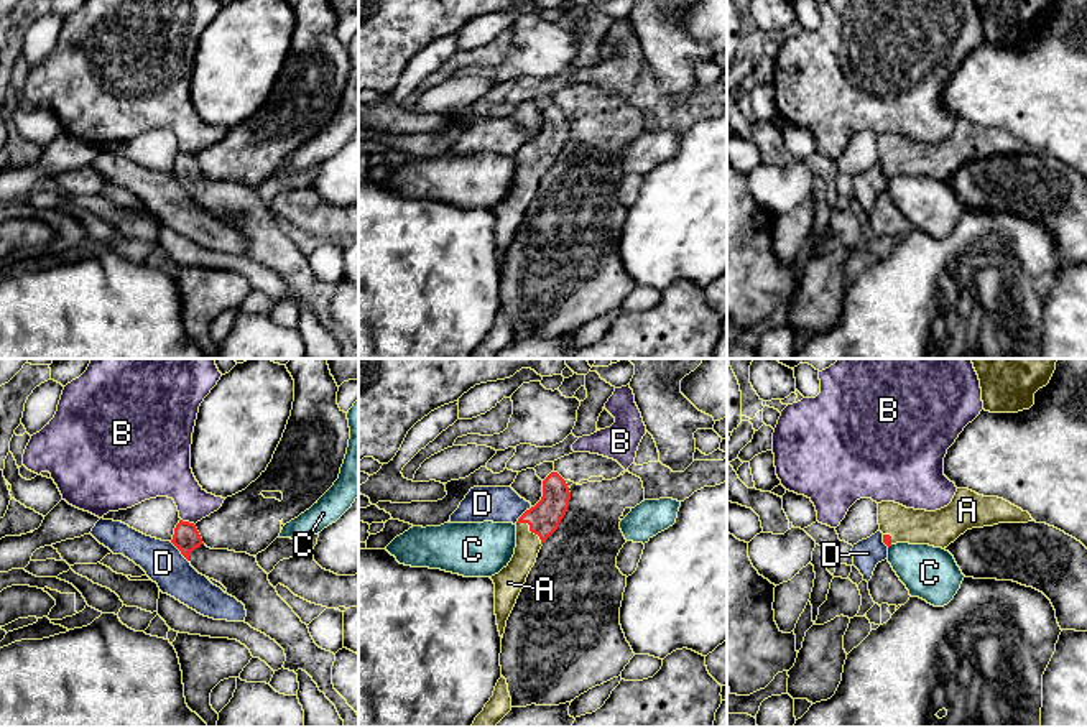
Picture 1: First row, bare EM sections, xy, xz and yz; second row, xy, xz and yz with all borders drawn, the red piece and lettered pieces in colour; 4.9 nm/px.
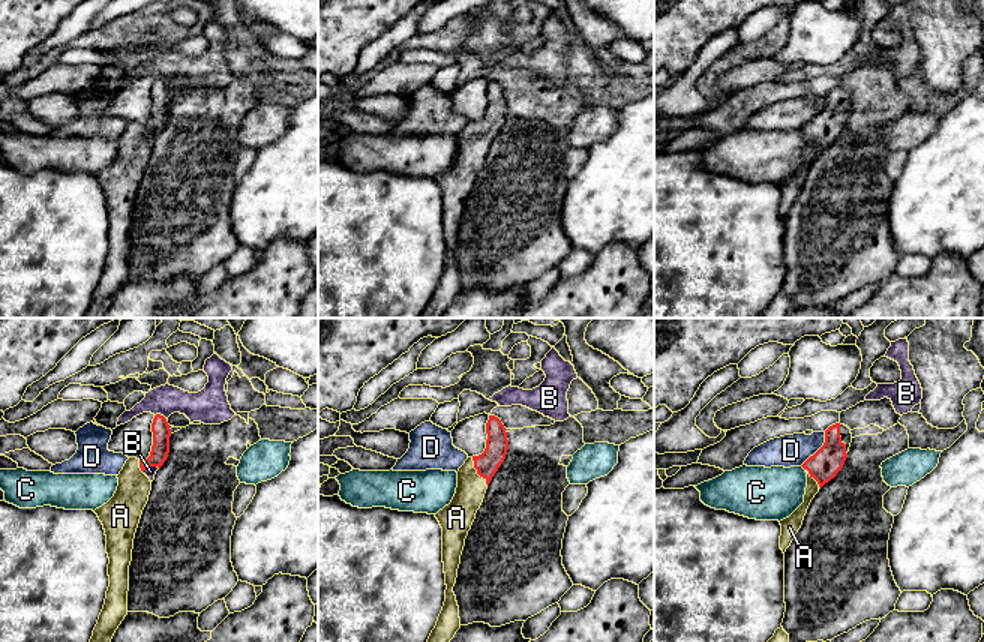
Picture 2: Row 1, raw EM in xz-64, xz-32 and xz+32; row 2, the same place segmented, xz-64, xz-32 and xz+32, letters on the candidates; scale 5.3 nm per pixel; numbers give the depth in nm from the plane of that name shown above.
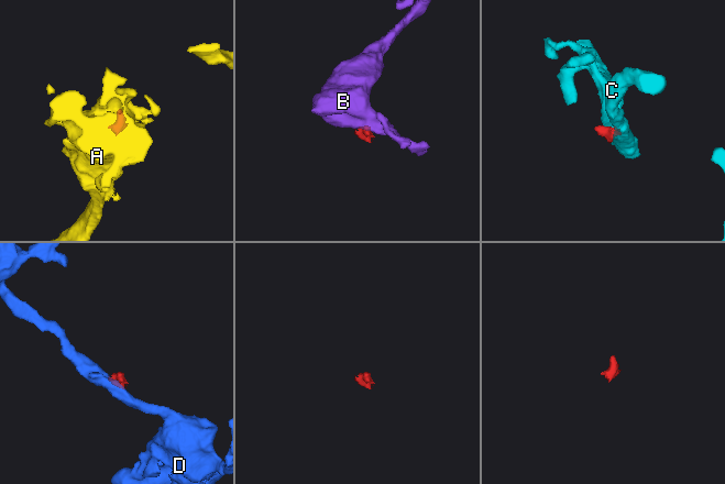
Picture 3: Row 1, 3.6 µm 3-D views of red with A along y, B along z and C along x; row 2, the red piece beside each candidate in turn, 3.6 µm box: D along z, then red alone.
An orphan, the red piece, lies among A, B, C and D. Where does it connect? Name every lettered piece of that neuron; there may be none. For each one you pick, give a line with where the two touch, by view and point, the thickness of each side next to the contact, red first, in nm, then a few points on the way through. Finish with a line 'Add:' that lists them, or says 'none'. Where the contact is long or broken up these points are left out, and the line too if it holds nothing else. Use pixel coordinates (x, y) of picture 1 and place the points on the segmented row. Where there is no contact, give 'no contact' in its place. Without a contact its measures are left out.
A: xz (530, 530) | 160/130 nm | across xz (545, 517), (530, 530), (525, 558), (512, 578)
Add: A

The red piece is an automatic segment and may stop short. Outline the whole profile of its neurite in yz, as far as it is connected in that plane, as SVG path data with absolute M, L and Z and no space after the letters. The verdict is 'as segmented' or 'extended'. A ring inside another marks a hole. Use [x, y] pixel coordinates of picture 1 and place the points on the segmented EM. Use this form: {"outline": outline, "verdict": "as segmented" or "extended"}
{"outline": "M957 489L952 502L936 512L906 508L895 502L878 503L878 525L888 548L909 543L944 549L967 530L1028 521L1034 521L1028 512L969 489Z", "verdict": "extended"}

